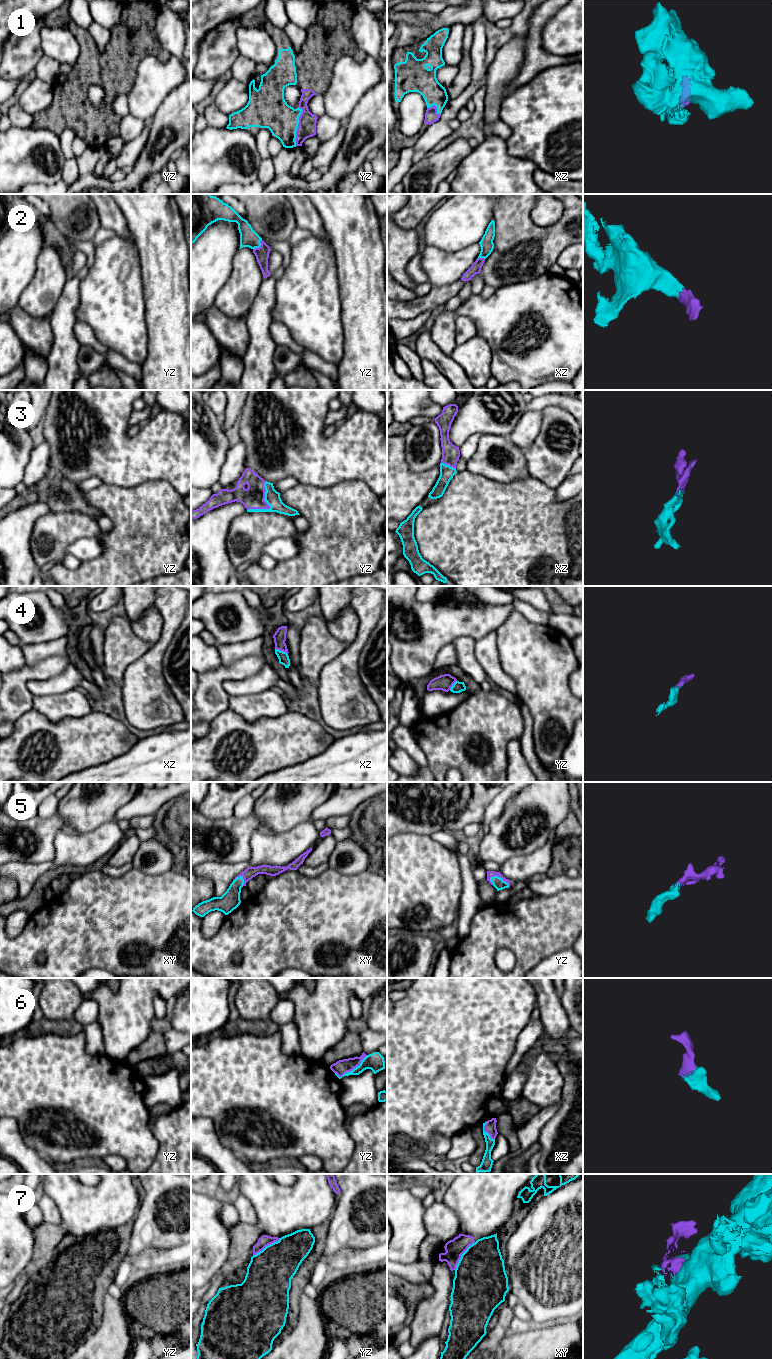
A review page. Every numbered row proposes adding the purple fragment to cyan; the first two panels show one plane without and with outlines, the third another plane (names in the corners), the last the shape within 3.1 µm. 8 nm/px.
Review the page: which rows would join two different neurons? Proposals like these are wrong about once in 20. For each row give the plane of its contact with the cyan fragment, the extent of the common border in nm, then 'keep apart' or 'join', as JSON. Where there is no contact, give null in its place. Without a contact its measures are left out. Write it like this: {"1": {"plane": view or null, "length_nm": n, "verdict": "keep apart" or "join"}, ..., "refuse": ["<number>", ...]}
{"1": {"plane": "yz", "length_nm": 320, "verdict": "join"}, "2": {"plane": "yz", "length_nm": 110, "verdict": "join"}, "3": {"plane": "yz", "length_nm": 280, "verdict": "join"}, "4": {"plane": "xz", "length_nm": 120, "verdict": "join"}, "5": {"plane": "yz", "length_nm": 180, "verdict": "join"}, "6": {"plane": "yz", "length_nm": 300, "verdict": "join"}, "7": {"plane": "xy", "length_nm": 280, "verdict": "join"}, "refuse": []}

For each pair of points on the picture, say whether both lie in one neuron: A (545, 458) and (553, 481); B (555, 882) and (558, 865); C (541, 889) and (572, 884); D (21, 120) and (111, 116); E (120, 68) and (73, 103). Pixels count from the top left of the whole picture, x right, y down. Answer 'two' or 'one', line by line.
A: one
B: two
C: one
D: two
E: one

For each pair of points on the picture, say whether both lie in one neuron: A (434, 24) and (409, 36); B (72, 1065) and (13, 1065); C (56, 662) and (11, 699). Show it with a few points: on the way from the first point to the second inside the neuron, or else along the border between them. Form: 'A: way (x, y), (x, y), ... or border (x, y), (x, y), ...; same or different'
A: border (435, 14), (421, 26), (422, 38); different
B: way (57, 1065), (28, 1065); same
C: way (43, 670), (30, 673), (17, 686); same

